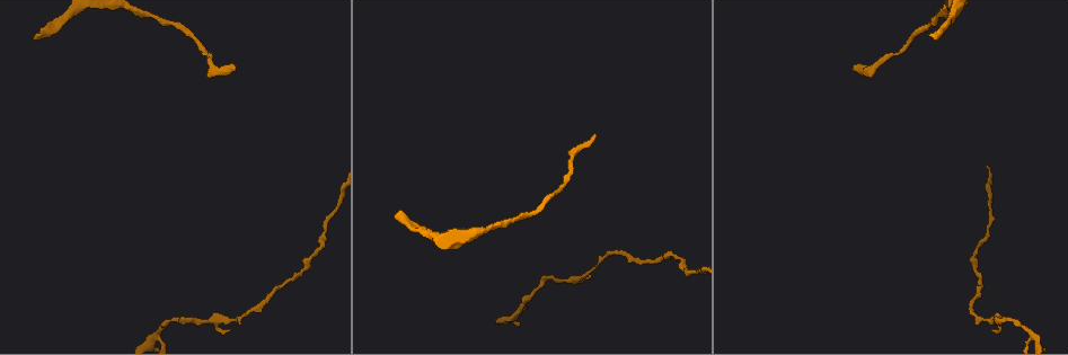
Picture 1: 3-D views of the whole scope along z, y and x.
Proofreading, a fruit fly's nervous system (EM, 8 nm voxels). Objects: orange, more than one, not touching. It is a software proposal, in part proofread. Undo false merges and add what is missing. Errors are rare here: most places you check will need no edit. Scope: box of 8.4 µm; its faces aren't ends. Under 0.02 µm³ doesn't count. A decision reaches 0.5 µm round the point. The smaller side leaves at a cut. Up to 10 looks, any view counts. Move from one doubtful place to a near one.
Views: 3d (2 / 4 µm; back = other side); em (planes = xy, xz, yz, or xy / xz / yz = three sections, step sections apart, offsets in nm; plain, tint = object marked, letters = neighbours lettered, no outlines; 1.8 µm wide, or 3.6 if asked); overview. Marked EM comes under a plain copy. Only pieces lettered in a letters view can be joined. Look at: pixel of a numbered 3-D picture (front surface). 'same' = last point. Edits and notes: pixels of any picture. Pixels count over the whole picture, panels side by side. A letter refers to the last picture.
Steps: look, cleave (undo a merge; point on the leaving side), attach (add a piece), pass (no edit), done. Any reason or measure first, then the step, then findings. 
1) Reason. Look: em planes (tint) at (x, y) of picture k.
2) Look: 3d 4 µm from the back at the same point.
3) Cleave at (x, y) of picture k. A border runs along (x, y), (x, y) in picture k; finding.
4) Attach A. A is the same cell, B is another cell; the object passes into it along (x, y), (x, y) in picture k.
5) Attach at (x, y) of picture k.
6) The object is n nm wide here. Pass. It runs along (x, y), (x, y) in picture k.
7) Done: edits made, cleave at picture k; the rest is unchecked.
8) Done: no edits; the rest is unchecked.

Thin end. Look: 3d 2 µm at (991, 330) of picture 1.

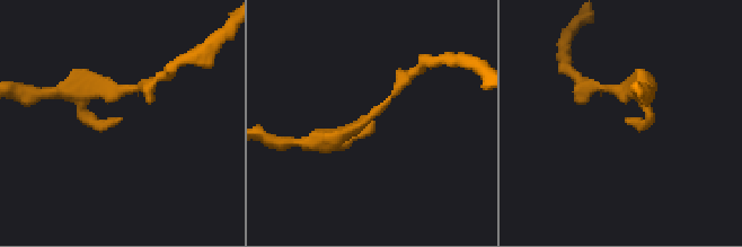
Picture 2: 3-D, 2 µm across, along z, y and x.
Now the EM. Look: em planes (tint) at (371, 119) of picture 2.

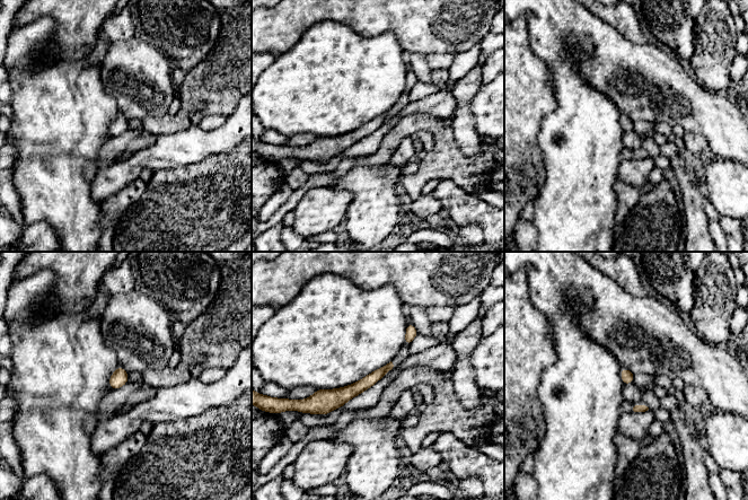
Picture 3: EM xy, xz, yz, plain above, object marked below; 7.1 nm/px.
See the neighbours. Look: em planes (letters) at the same point.

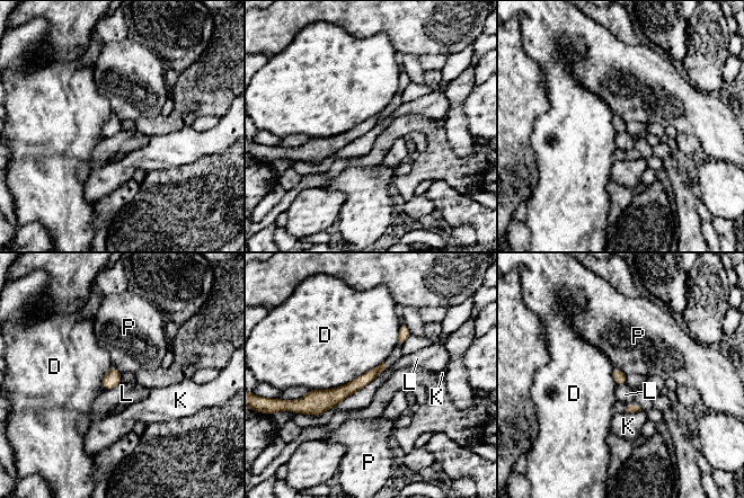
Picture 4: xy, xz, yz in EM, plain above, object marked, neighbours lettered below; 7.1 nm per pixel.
Pass. D, K, L and P are other cells; a border runs along (120, 382), (106, 391) in picture 4; no lettered piece goes on from it.

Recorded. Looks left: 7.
Abrupt turn. Look: 3d 2 µm at (517, 312) of picture 1.

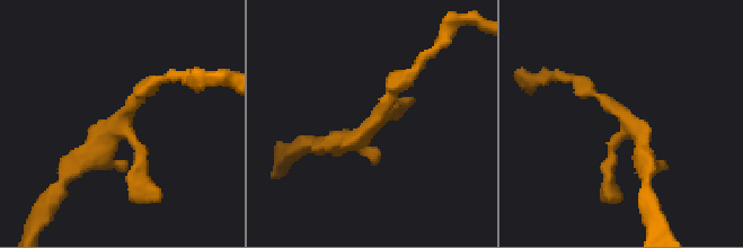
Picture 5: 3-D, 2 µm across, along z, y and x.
Need the tissue. Look: em planes (tint) at (123, 115) of picture 5.

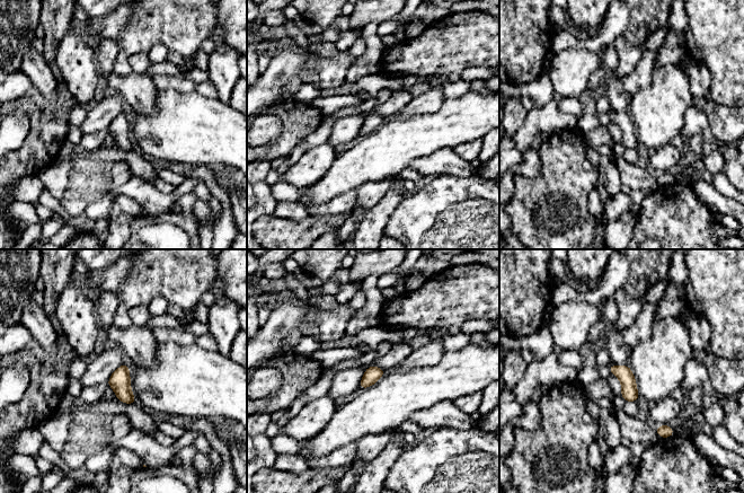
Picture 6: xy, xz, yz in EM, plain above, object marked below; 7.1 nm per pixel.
What lies round it. Look: em planes (letters) at the same point.

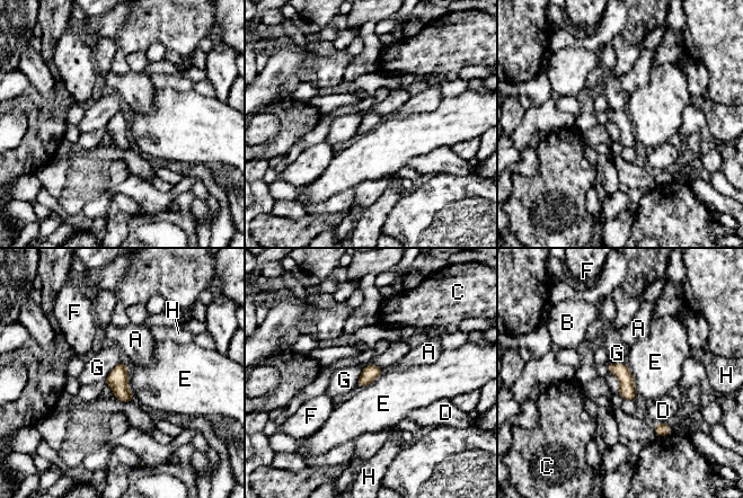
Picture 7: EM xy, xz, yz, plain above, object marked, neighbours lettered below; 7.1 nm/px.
The longest contact is with E, 300 nm. Pass. A, B, C, D, E, F, G and H are other cells; a border runs along (123, 362), (127, 388), (135, 400) in picture 7; continuous, no second cell.

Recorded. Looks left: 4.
Thin end. Look: 3d 2 µm at (593, 137) of picture 1.

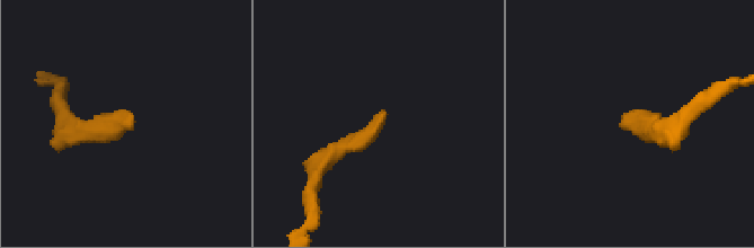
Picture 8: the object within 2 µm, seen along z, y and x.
Look: em planes (letters) at (382, 114) of picture 8.

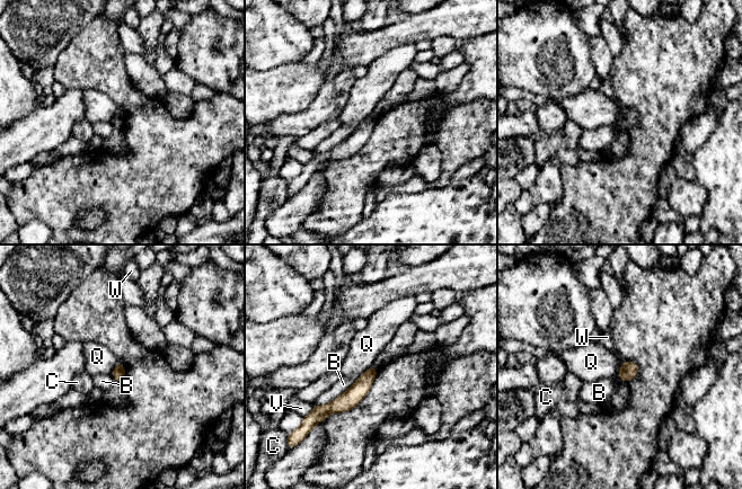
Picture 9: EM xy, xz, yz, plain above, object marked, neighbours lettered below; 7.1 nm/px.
Pass. B, C, Q, V and W are other cells; a border runs along (372, 365), (354, 382) in picture 9; none of them fits.

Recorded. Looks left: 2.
Free end. Look: em xy step 8 (letters) at (934, 39) of picture 1.

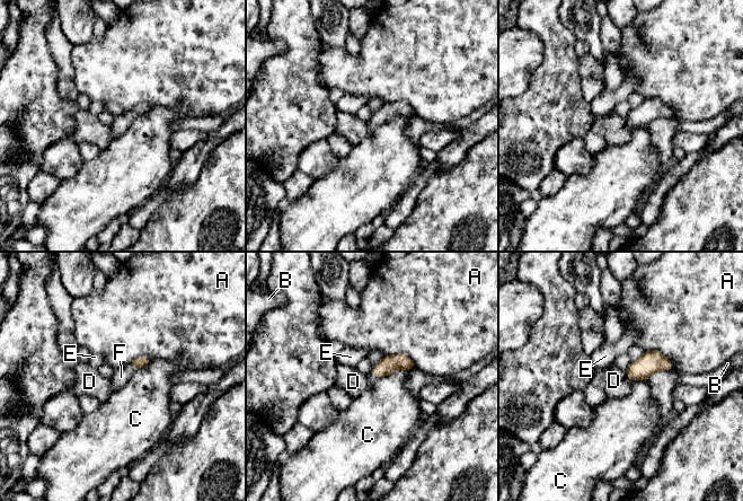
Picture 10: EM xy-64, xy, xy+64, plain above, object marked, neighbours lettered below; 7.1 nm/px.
Attach F. F is the same cell, A, B, C, D and E are other cells; the object passes into it along (389, 363), (376, 375), (372, 378) in picture 10; the cell continues.

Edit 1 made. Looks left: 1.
Done: edits made, attach at picture 10; the rest is unchecked.

